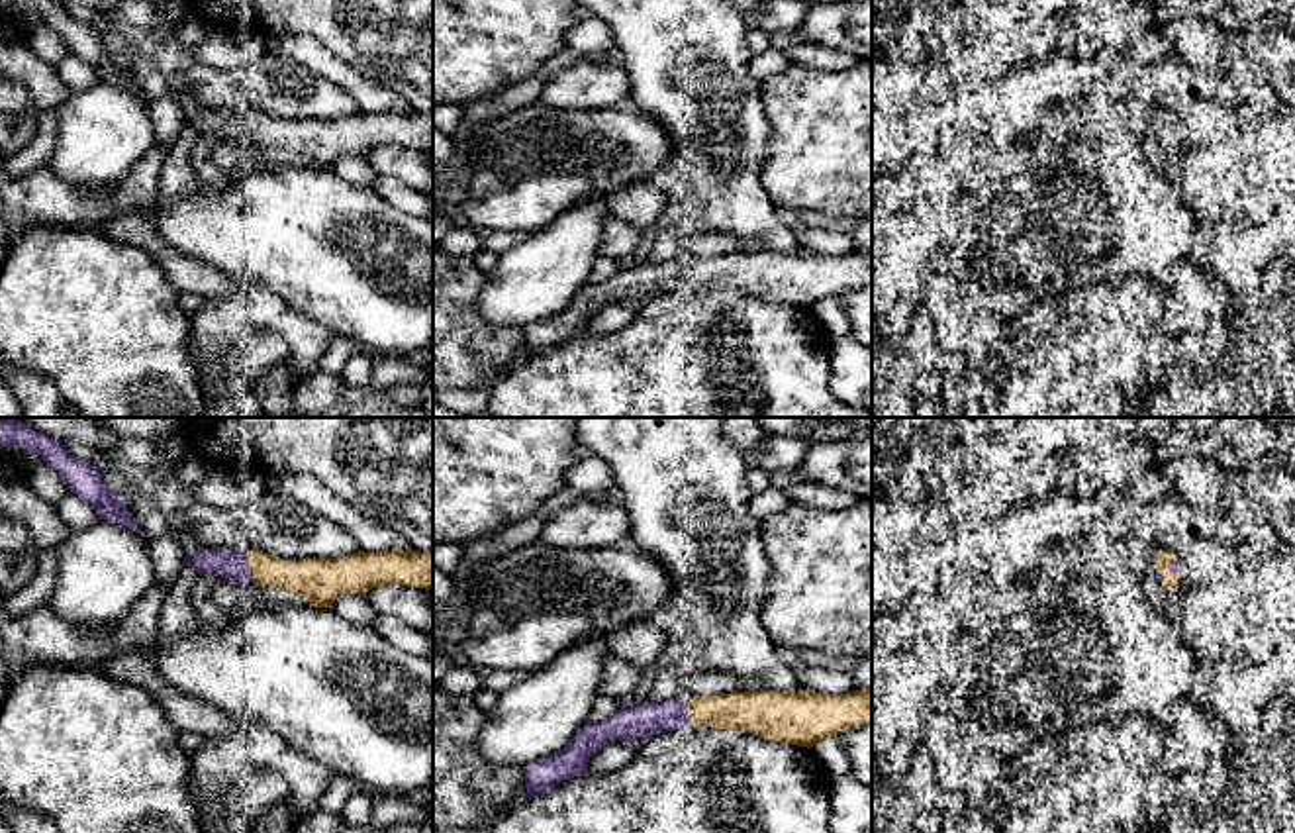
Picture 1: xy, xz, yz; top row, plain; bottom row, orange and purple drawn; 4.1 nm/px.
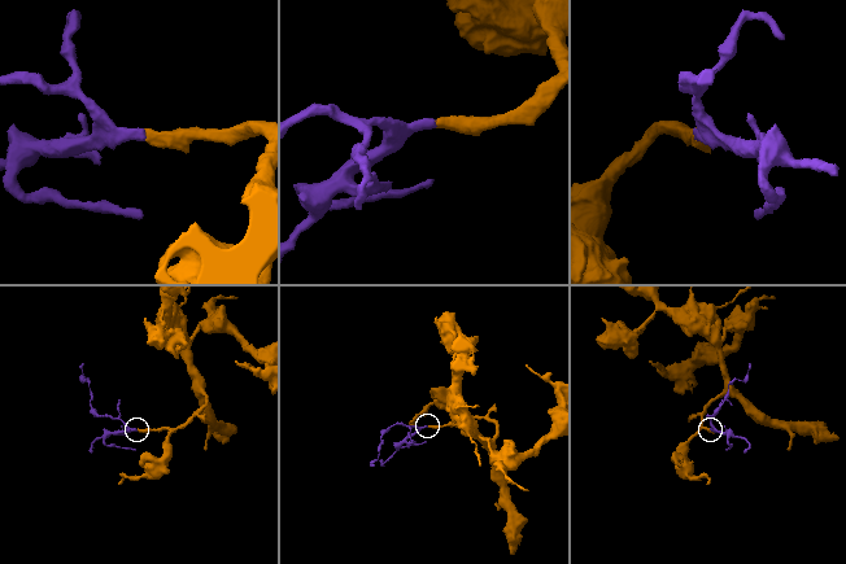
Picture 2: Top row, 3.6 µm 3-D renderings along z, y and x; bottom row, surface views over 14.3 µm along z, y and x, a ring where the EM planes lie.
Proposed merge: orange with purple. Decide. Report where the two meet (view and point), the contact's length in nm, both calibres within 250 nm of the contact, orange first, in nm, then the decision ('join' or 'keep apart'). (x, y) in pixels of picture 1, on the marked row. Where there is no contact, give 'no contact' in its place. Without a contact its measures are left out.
contact xz (688, 714); length 100 nm; calibres 160 and 140 nm; join

